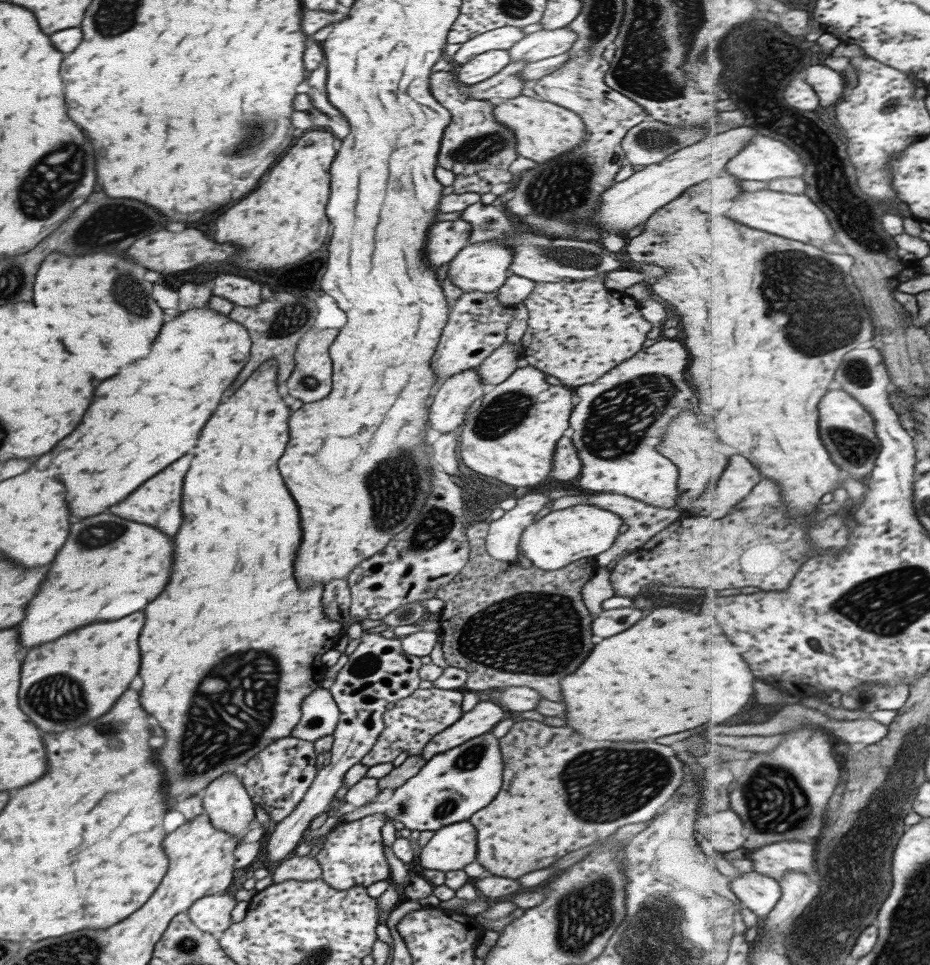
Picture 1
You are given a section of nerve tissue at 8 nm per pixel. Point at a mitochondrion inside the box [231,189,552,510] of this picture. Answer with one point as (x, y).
(508, 410)

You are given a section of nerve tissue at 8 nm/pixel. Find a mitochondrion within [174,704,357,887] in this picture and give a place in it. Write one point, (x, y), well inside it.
(314, 722)

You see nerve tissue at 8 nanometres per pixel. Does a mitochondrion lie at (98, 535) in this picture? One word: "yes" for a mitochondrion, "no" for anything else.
yes

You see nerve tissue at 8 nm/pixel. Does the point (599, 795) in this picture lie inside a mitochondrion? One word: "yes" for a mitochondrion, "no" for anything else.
yes

